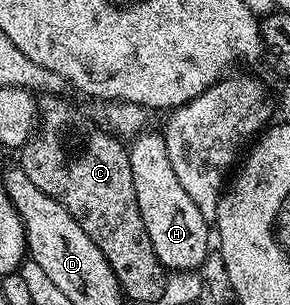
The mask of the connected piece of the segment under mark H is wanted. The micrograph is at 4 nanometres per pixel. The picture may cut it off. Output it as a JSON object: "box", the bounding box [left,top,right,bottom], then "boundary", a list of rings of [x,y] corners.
{"box":[128,129,210,272],"boundary":[[[145,129],[131,140],[128,147],[128,156],[130,157],[130,173],[134,173],[134,193],[138,197],[138,209],[142,213],[142,221],[146,225],[146,233],[150,233],[150,245],[154,245],[154,253],[158,253],[158,261],[169,272],[174,271],[196,271],[199,263],[208,255],[208,231],[210,235],[210,223],[202,217],[202,213],[198,213],[198,205],[194,205],[194,201],[190,201],[186,189],[182,189],[182,185],[178,182],[178,176],[174,174],[174,165],[170,165],[170,153],[166,153],[166,141],[163,134],[159,130]]]}

